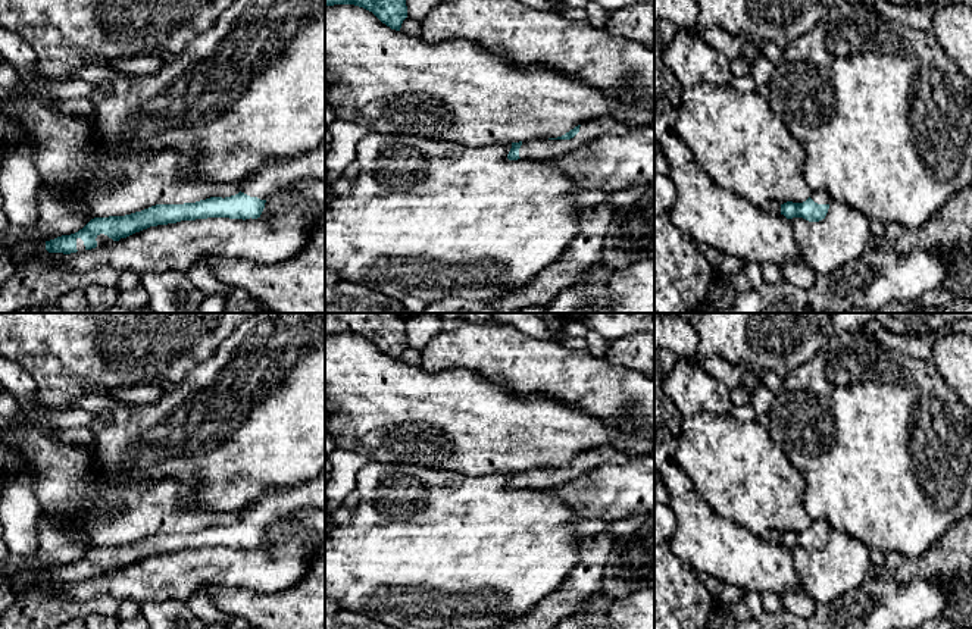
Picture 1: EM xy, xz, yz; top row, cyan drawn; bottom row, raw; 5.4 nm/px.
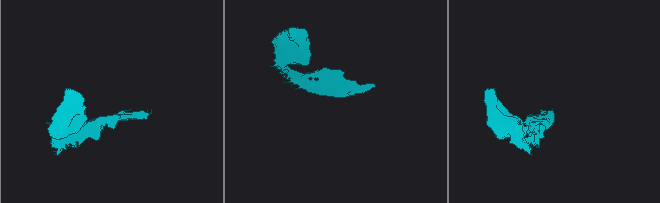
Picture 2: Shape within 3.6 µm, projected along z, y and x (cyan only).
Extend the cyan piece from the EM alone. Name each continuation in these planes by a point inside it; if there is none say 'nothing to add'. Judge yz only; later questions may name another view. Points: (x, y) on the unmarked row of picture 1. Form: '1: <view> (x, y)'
1: yz (821, 526)

